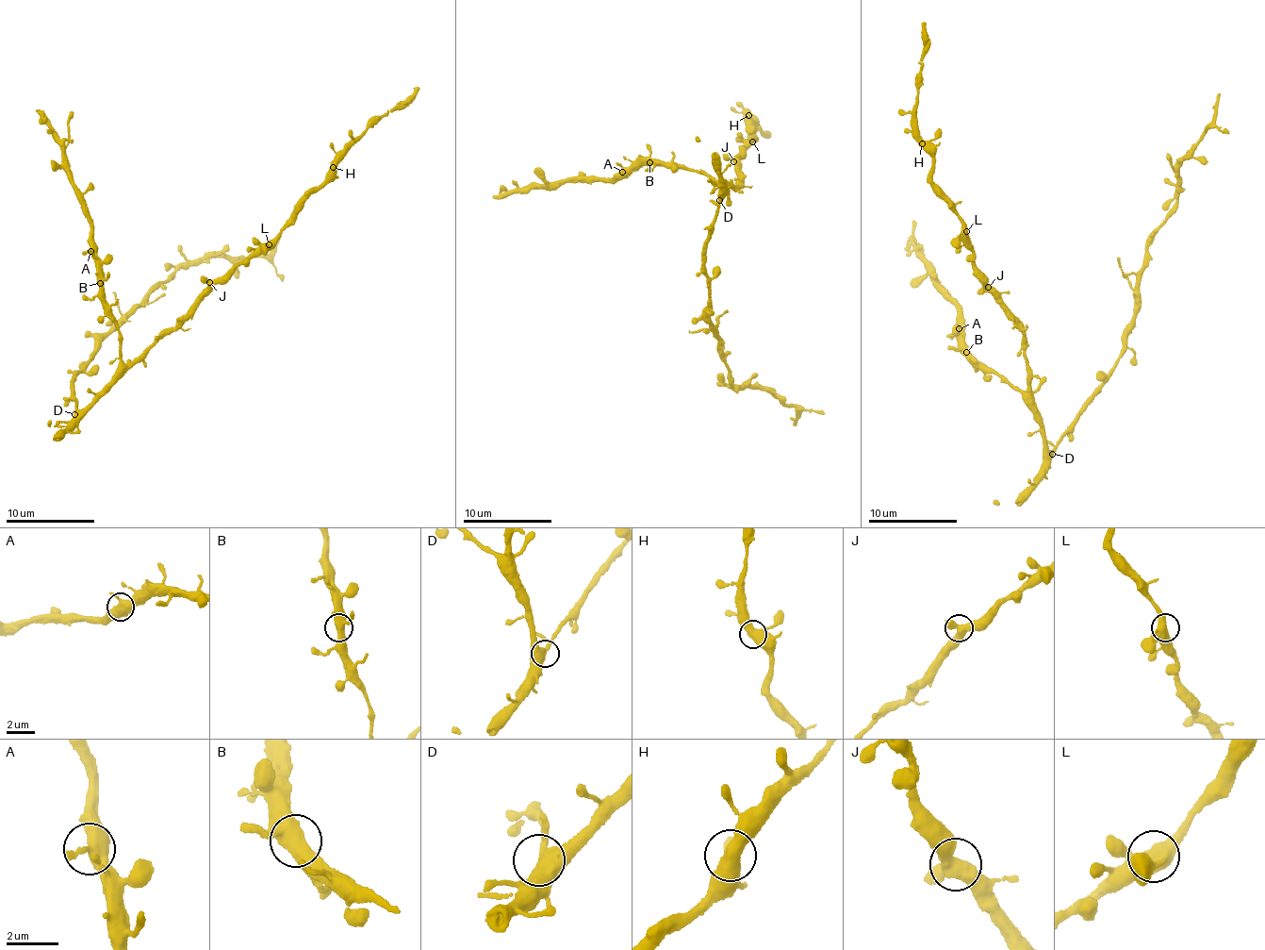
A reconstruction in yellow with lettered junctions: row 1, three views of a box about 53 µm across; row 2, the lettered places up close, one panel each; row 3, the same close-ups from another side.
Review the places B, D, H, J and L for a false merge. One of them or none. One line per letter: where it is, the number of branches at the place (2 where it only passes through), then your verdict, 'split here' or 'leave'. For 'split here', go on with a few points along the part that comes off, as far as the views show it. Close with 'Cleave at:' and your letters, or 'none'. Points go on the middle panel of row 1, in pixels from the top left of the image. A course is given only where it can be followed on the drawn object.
B: (649, 162) | 3 | leave
D: (719, 200) | 3 | leave
H: (748, 115) | 3 | leave
J: (733, 161) | 3 | leave
L: (752, 141) | 3 | leave
Cleave at: none

